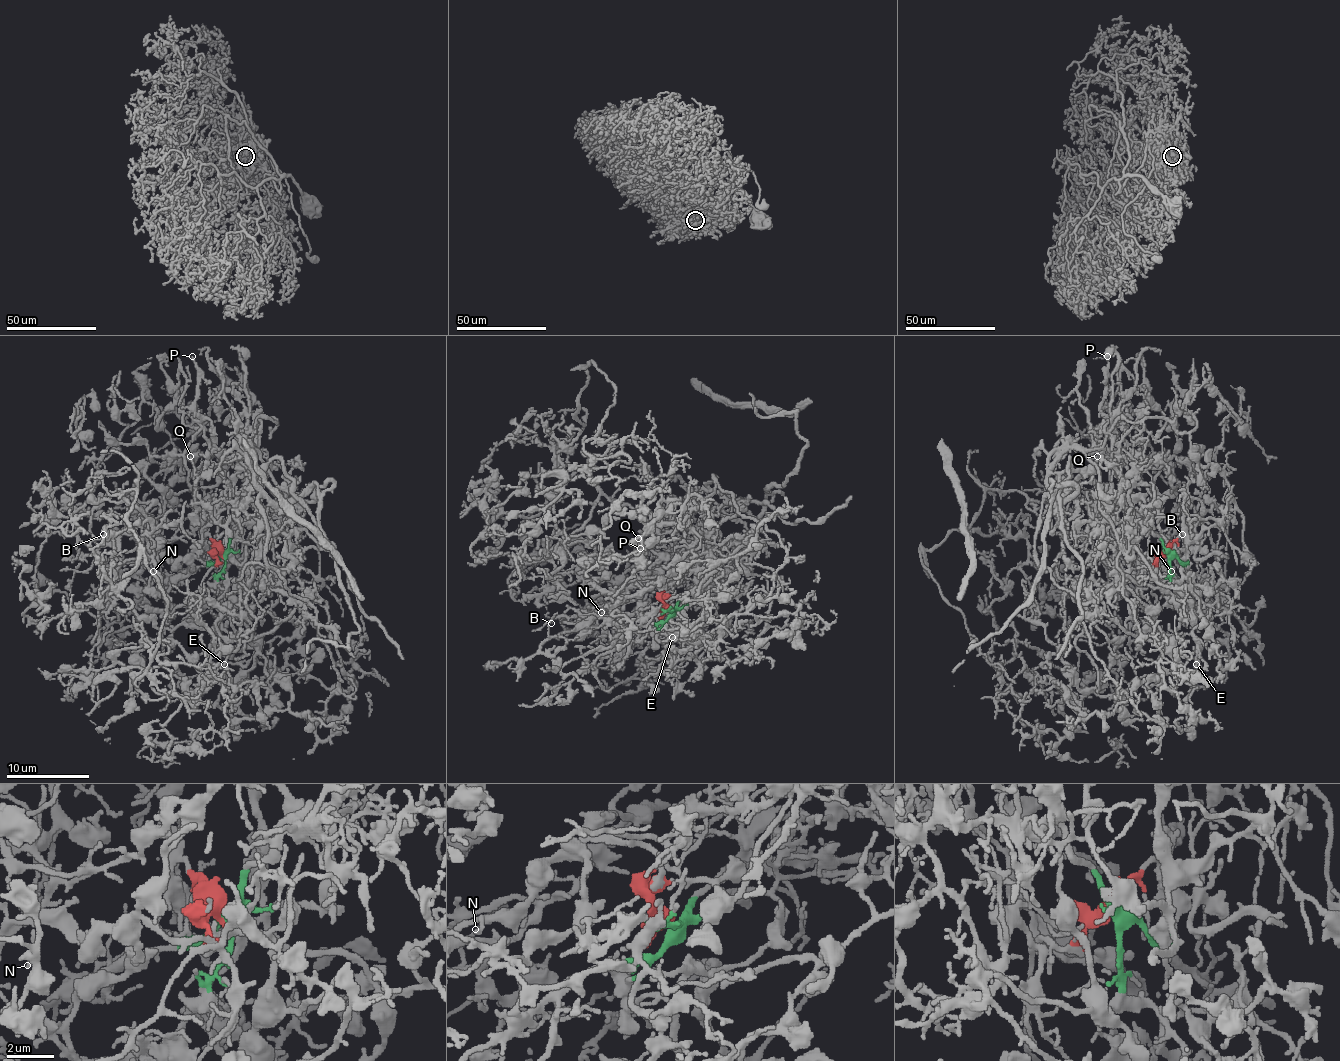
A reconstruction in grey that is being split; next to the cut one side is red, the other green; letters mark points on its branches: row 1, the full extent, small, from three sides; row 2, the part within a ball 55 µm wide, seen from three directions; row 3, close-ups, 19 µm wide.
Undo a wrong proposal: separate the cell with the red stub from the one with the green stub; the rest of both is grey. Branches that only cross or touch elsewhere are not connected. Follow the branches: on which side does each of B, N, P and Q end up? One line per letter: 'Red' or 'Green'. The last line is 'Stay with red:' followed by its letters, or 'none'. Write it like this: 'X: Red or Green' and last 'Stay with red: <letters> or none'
B: Red
N: Red
P: Green
Q: Red
Stay with red: B, N, Q

